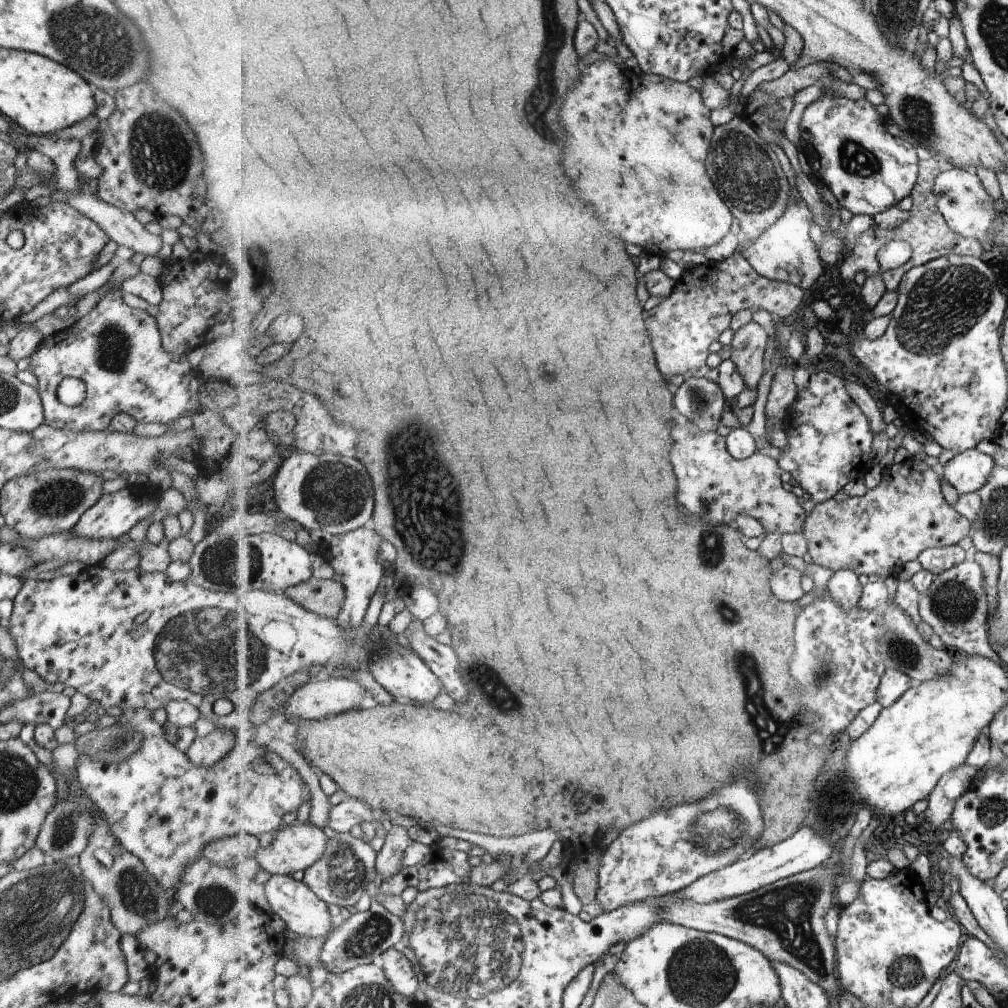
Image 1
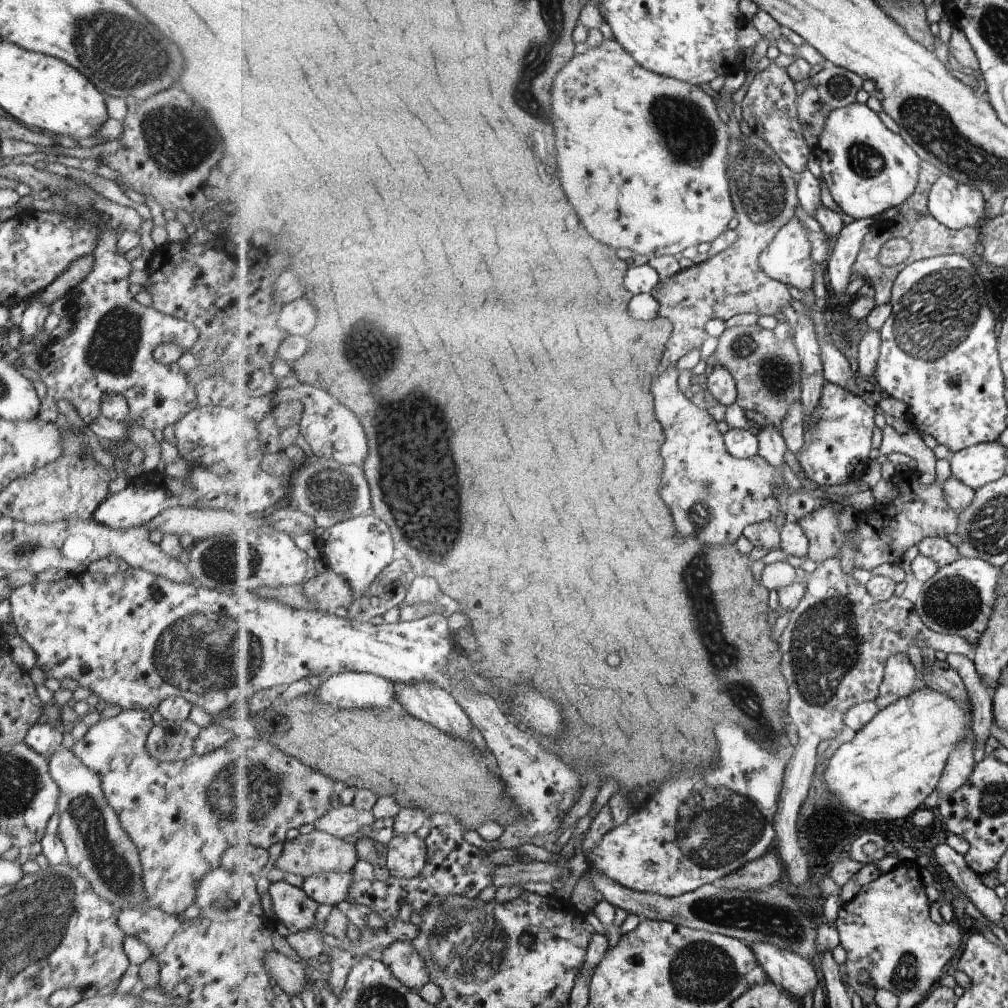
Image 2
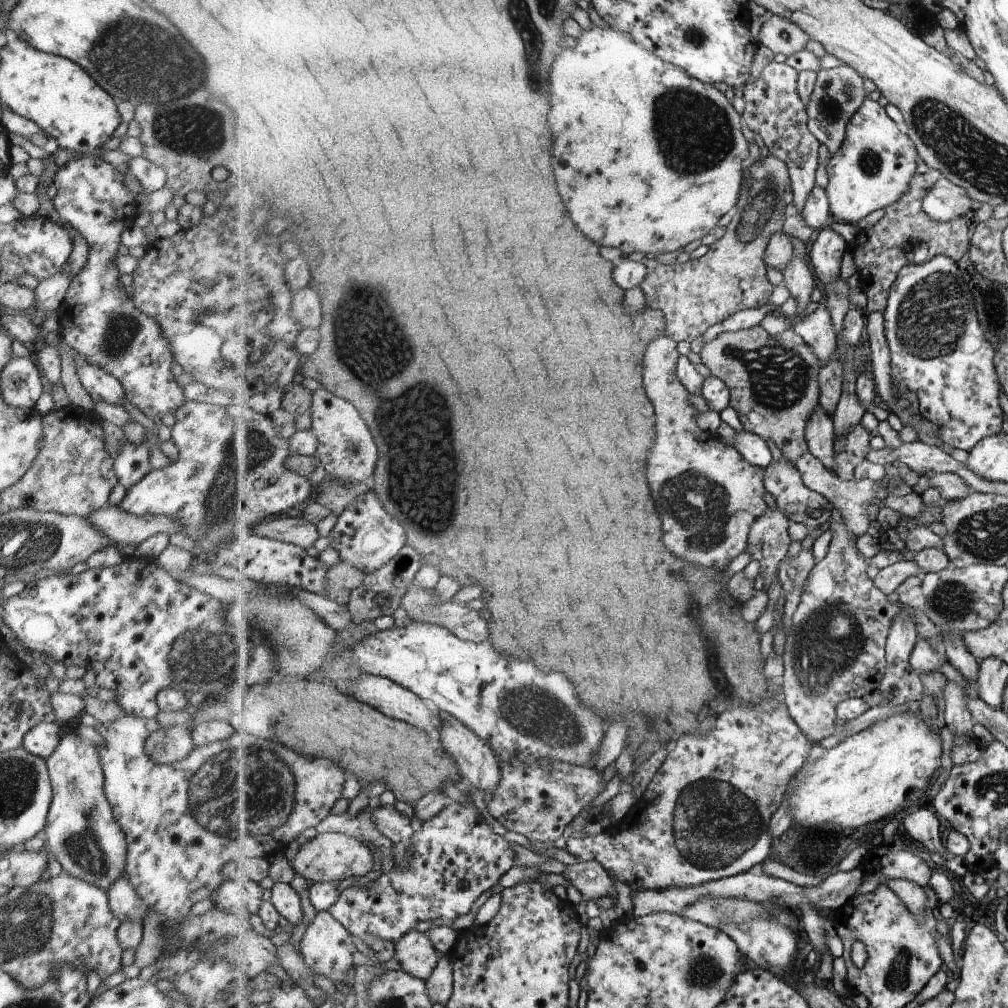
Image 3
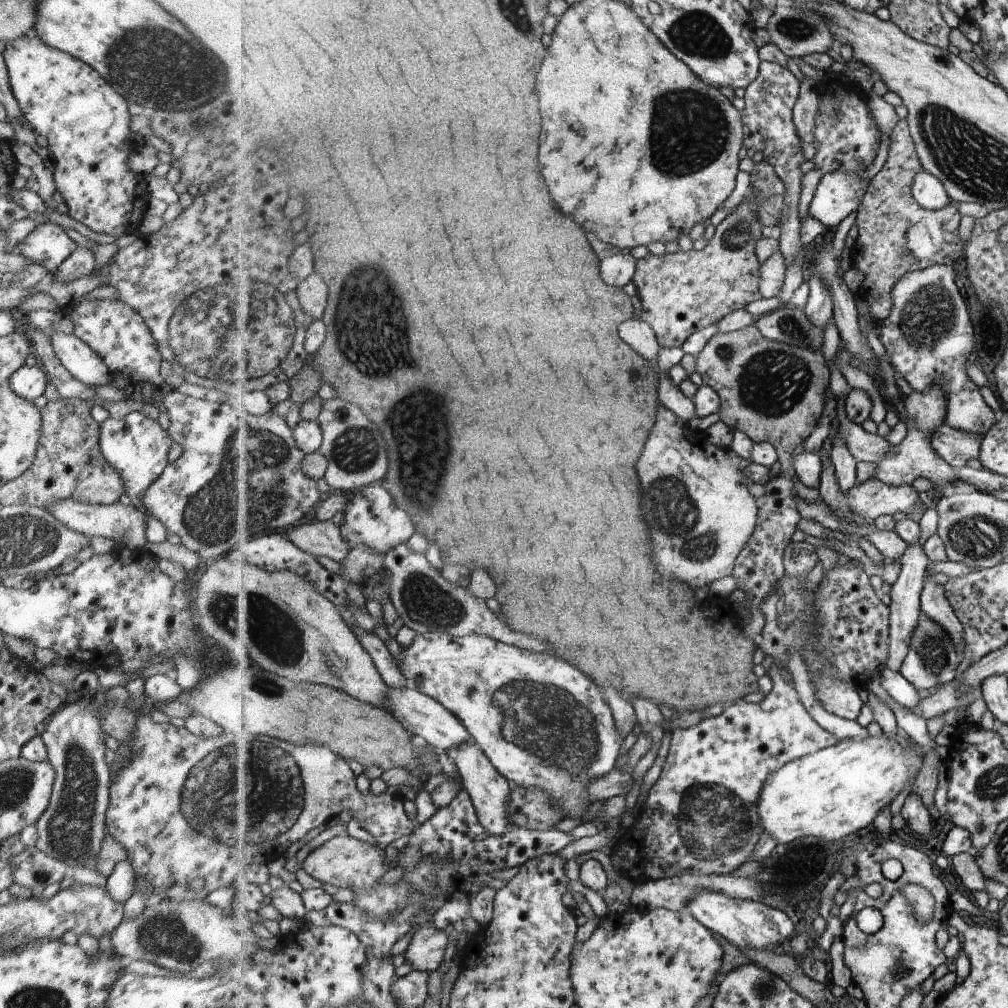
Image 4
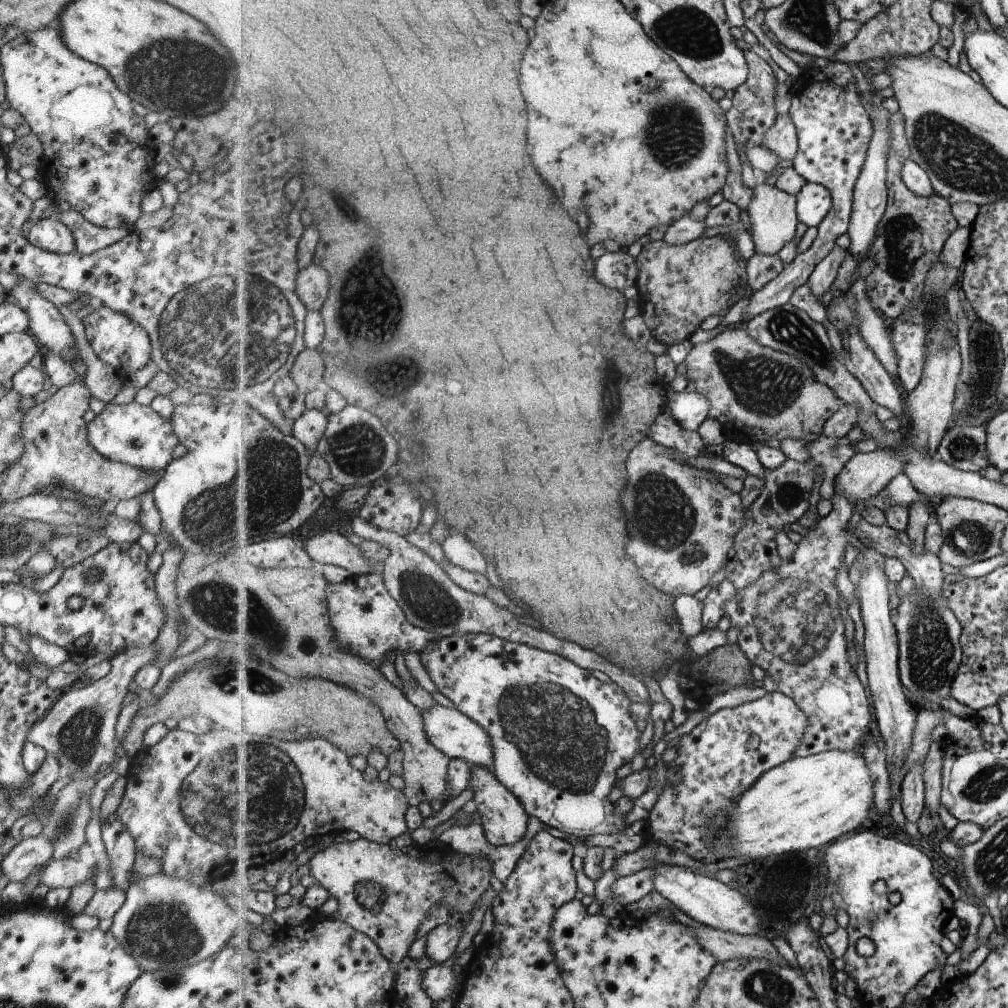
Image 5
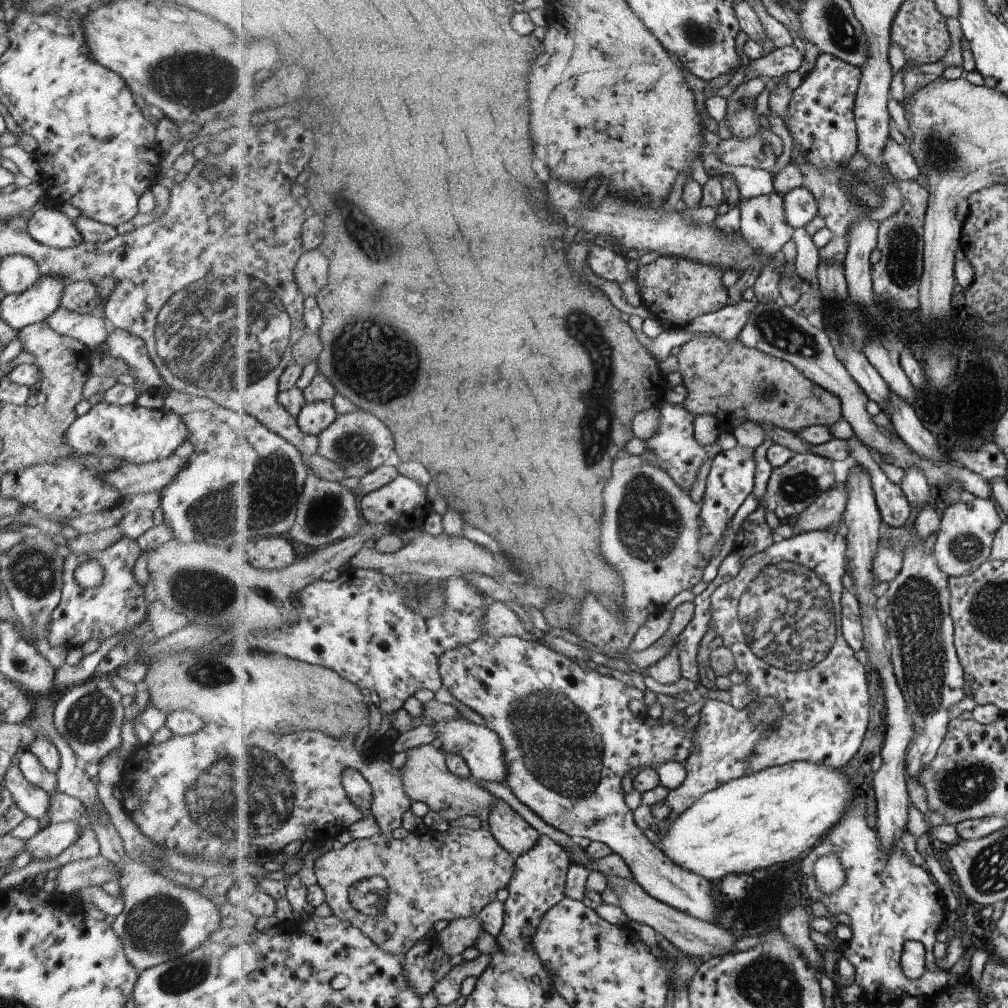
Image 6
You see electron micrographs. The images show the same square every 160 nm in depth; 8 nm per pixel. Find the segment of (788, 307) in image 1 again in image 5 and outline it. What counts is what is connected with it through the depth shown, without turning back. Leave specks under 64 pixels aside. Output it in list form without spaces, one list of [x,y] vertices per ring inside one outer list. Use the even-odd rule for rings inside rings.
[[[718,234],[708,238],[699,237],[684,245],[672,245],[661,239],[650,240],[641,247],[637,257],[640,275],[636,284],[641,297],[637,302],[656,340],[671,346],[688,339],[693,332],[697,332],[697,328],[704,327],[703,322],[709,316],[723,316],[735,302],[742,299],[739,292],[751,290],[747,282],[747,260],[739,256],[735,242],[733,236]]]

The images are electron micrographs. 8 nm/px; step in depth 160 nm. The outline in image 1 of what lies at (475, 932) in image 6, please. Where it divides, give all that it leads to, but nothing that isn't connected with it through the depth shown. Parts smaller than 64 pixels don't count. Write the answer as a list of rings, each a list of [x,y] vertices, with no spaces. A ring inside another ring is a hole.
[[[391,947],[382,954],[379,963],[397,992],[406,997],[413,997],[419,990],[419,976],[415,974],[413,964],[401,950]]]

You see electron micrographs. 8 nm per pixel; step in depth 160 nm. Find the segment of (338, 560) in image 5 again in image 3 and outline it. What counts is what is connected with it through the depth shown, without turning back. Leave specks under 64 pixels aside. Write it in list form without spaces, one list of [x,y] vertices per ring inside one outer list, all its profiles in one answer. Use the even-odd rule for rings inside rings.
[[[287,516],[265,519],[263,523],[253,525],[250,534],[296,544],[304,549],[313,546],[319,538],[315,525],[306,523],[299,517]]]

